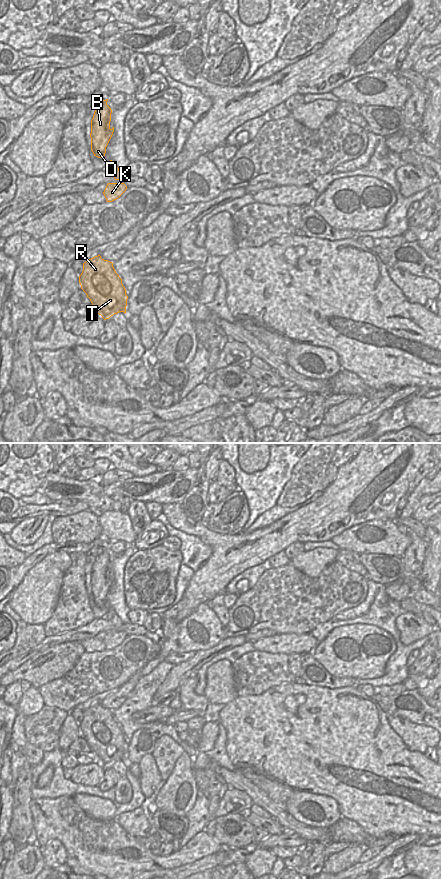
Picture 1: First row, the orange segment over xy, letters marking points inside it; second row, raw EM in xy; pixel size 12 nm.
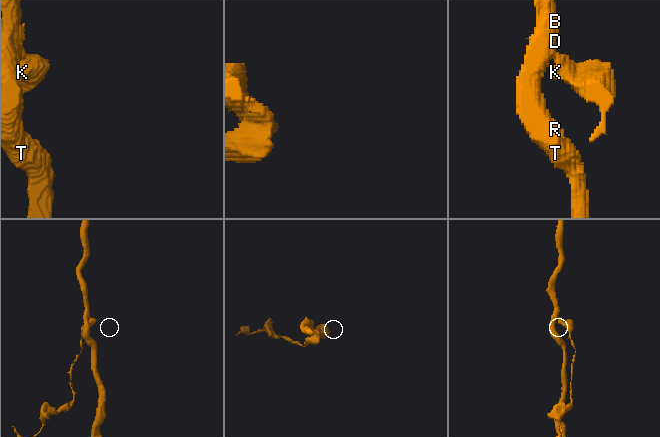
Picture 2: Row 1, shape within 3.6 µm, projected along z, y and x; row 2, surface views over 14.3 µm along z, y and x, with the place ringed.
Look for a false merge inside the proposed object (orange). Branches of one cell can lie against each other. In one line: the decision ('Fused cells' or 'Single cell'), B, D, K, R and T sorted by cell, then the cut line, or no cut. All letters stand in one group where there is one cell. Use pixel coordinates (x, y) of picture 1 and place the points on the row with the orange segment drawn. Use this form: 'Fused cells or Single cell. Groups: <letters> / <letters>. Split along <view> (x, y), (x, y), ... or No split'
Fused cells. Groups: B D R T / K. Split along xy (117, 167), (114, 167), (109, 172)

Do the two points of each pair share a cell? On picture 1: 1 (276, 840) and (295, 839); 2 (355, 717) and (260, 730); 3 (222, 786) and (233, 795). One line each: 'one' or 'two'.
1: one
2: one
3: two

